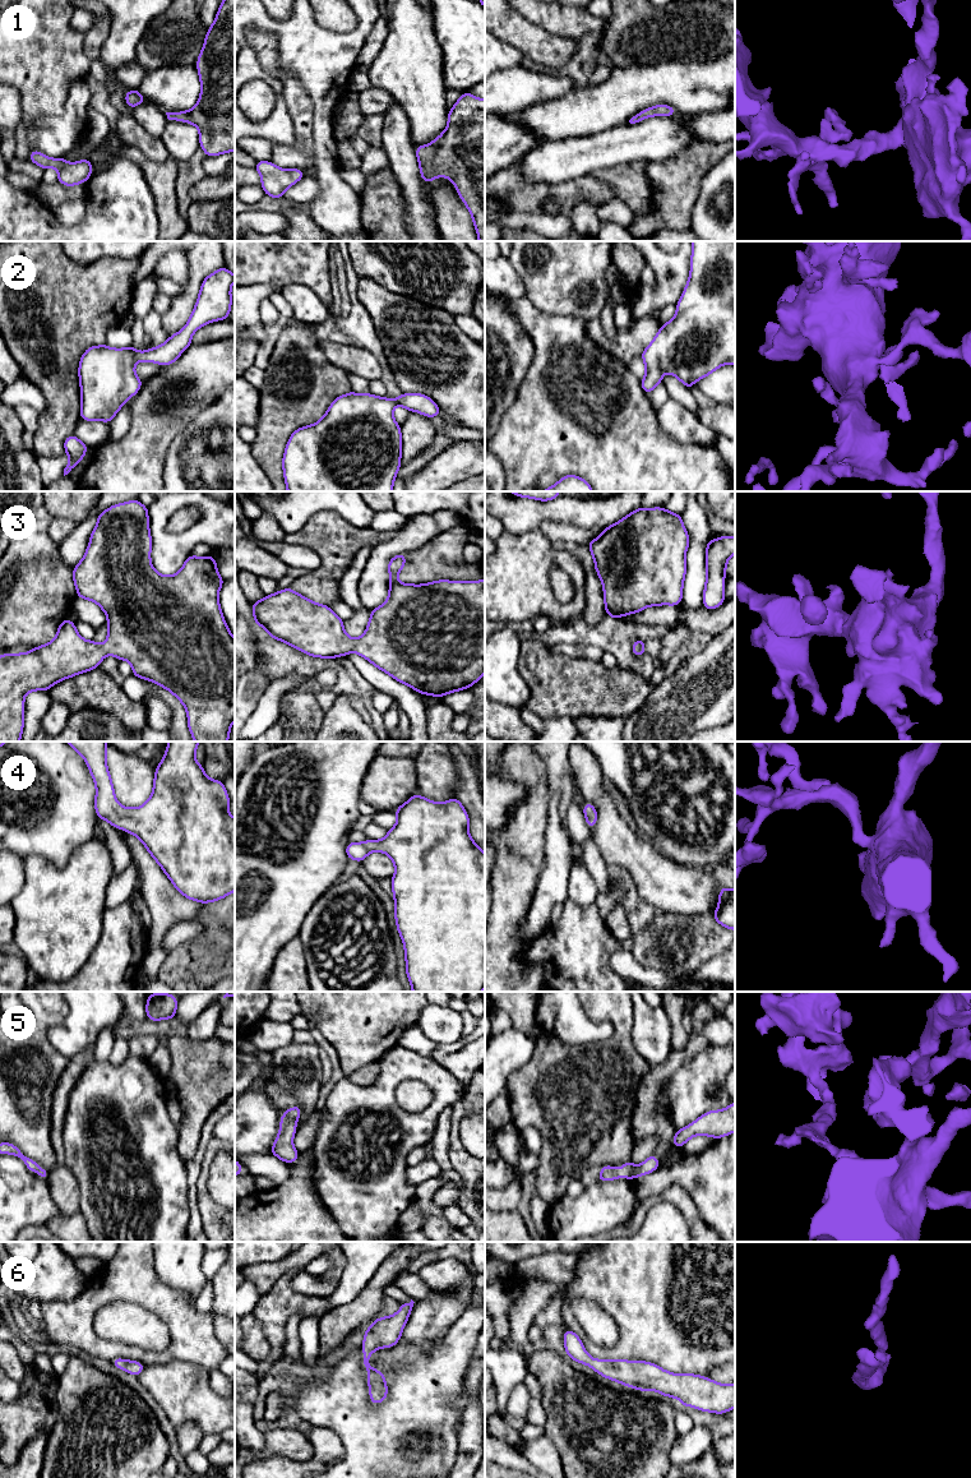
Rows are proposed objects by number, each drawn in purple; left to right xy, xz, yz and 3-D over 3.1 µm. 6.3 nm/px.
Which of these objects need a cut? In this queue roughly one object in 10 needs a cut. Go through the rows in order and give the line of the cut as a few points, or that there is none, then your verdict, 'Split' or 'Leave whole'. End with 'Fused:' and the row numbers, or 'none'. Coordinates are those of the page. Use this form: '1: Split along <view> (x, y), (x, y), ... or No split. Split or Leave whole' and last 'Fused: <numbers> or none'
1: No split. Leave whole
2: No split. Leave whole
3: No split. Leave whole
4: No split. Leave whole
5: No split. Leave whole
6: No split. Leave whole
Fused: none

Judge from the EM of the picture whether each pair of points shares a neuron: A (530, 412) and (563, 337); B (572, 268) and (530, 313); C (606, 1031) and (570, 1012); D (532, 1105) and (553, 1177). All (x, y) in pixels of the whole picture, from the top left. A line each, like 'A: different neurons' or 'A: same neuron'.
A: same neuron
B: different neurons
C: same neuron
D: same neuron

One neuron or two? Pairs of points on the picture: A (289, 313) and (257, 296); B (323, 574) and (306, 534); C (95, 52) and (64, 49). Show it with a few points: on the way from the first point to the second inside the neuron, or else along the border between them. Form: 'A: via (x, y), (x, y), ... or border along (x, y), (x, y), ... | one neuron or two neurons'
A: border along (277, 291), (267, 299) | two neurons
B: via (326, 564), (326, 553), (317, 544) | one neuron
C: border along (82, 33), (83, 52), (91, 60) | two neurons

